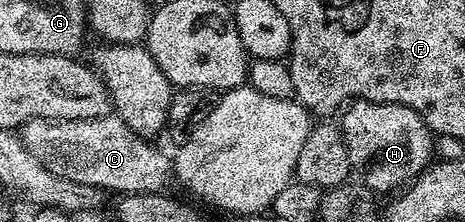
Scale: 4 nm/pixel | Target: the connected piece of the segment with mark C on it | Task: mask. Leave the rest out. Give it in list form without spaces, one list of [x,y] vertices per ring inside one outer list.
[[[114,113],[102,115],[99,119],[31,119],[23,124],[21,128],[21,140],[29,153],[33,153],[33,157],[37,157],[37,161],[41,161],[41,165],[45,169],[49,169],[49,173],[53,173],[57,177],[63,177],[65,181],[75,181],[77,185],[93,185],[107,193],[110,193],[110,191],[115,191],[114,193],[130,193],[133,191],[157,191],[163,193],[168,190],[167,182],[170,184],[173,179],[172,156],[170,154],[162,155],[151,144],[154,142],[148,141],[144,136],[138,135],[133,129],[129,129],[129,125],[125,125],[125,121],[121,121],[118,115]]]

